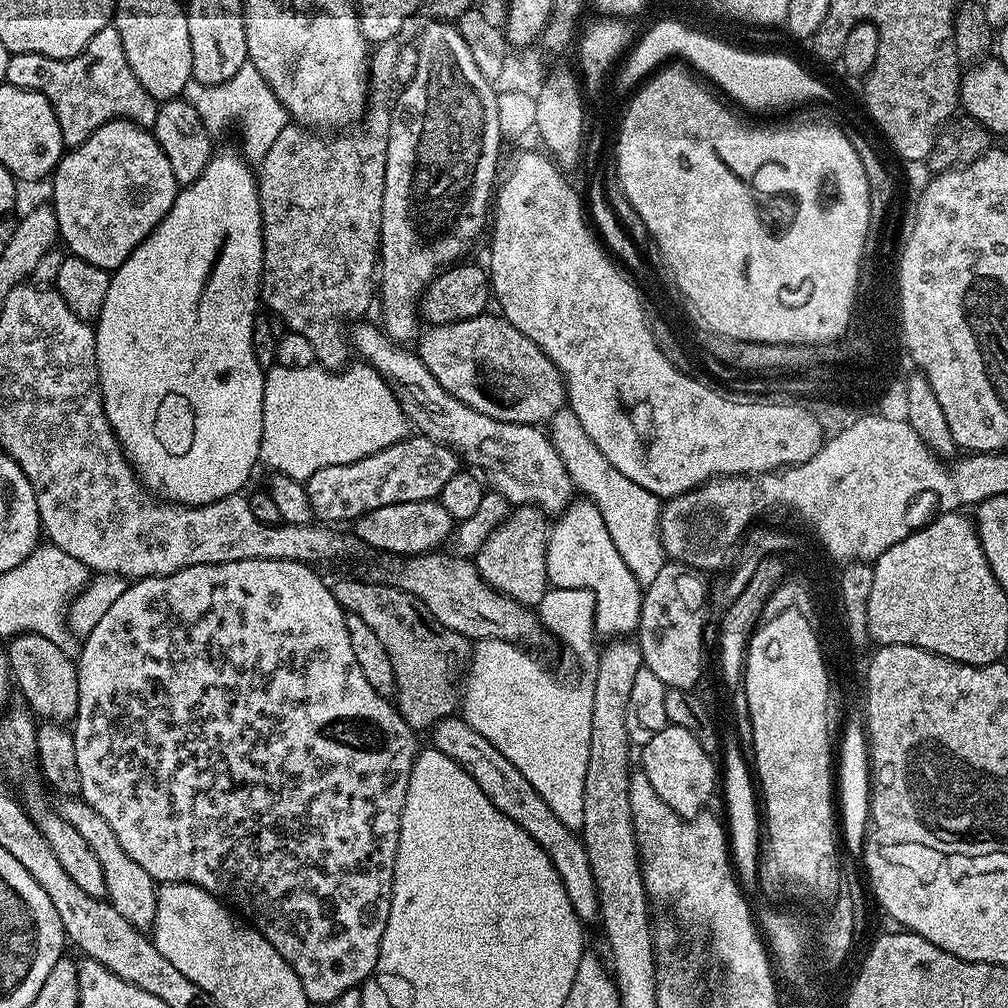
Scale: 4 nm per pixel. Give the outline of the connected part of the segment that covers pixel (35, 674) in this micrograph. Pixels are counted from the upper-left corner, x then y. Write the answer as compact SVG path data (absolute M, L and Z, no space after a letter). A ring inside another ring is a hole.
M22 632L19 636L11 637L7 641L6 647L10 675L18 692L20 690L24 695L27 707L44 722L67 725L69 722L75 721L78 710L78 674L73 657L69 653L63 652L58 646L54 646L54 642L50 642L50 638L42 638L42 634L33 632Z

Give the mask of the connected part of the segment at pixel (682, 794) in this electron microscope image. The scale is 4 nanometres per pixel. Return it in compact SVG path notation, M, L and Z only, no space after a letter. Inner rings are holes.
M669 724L667 728L658 730L658 734L654 734L654 738L650 738L650 742L642 745L639 767L646 774L646 778L650 778L650 784L654 786L654 790L658 793L658 798L662 798L662 802L666 802L666 806L670 806L670 810L674 810L674 814L678 814L683 820L692 820L695 816L700 815L709 807L708 799L712 796L712 791L718 788L718 764L712 761L713 757L706 750L702 750L702 746L698 742L698 738L694 738L694 734L690 734L690 730L682 730L682 726L674 726Z

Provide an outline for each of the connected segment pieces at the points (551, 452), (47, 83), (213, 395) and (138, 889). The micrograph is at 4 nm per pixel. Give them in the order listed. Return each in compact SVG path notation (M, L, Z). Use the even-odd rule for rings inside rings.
M356 322L351 325L351 347L355 351L357 348L364 355L361 357L373 368L377 368L389 384L395 386L396 397L405 416L408 417L408 423L419 435L429 436L434 442L451 448L459 455L461 461L468 463L469 460L473 464L471 467L498 494L502 494L508 499L509 505L531 504L532 507L539 508L545 514L559 514L572 503L574 499L572 479L570 474L566 474L566 466L562 462L562 458L558 458L558 450L554 450L548 433L543 427L534 424L498 422L498 418L486 418L486 414L478 414L478 410L466 406L466 402L458 402L458 398L454 398L454 394L442 390L442 386L438 386L438 378L434 378L434 374L430 374L430 370L426 370L419 355L413 349L411 352L411 347L397 344L395 340L385 334L383 327L376 325L375 328L372 324L360 323L364 322Z
M114 26L98 30L90 42L74 57L73 60L46 58L42 54L9 55L6 74L3 79L9 84L34 90L38 94L46 94L54 114L58 118L58 126L62 130L62 138L68 148L77 148L98 126L111 120L130 120L140 128L152 129L156 121L158 102L146 90L142 90L142 82L134 78L134 70L130 70L130 62L126 62L126 49L122 47L122 38Z
M217 151L208 161L206 170L192 184L185 184L176 193L176 201L171 210L158 222L156 229L111 273L106 290L106 306L102 306L102 314L95 321L96 361L98 362L98 378L102 390L102 402L106 410L106 418L122 446L124 455L135 468L145 488L159 499L173 504L186 504L188 507L202 506L210 502L218 502L227 496L235 496L240 487L247 482L260 460L260 443L262 442L262 398L264 397L265 369L254 358L252 340L240 340L240 344L220 344L220 348L232 348L232 352L216 352L212 360L208 360L208 344L172 344L172 336L180 332L180 336L192 336L192 332L208 332L208 328L164 328L164 340L160 340L160 328L156 328L156 344L148 348L148 372L144 372L144 404L140 404L140 324L248 324L248 320L256 320L261 307L260 275L264 269L264 235L262 234L262 214L260 213L260 195L256 185L256 172L253 165L245 160L239 151Z
M64 798L59 802L60 816L66 818L66 822L70 822L70 826L78 830L78 834L82 834L86 846L94 850L98 863L102 866L108 903L114 906L114 910L118 910L118 914L122 914L122 918L126 918L126 922L130 922L130 926L141 930L151 929L156 917L157 881L152 880L150 874L146 874L146 870L142 870L142 866L138 866L138 862L134 862L130 854L126 854L126 850L122 850L118 838L114 838L114 830L110 830L106 818L102 818L102 814L94 810L94 806L90 806L83 798Z

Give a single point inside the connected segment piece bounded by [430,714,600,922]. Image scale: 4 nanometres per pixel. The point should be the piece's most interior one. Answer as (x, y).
(497, 777)

